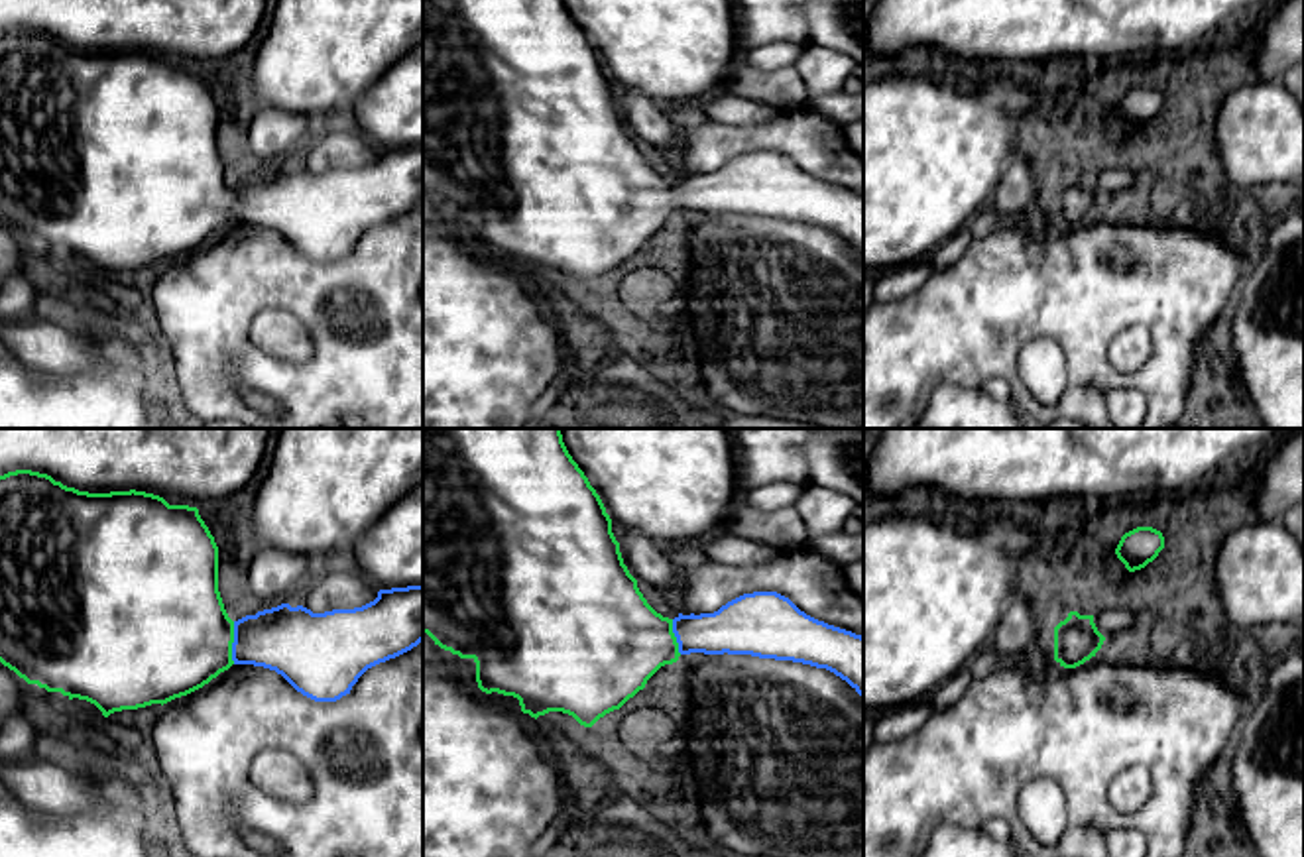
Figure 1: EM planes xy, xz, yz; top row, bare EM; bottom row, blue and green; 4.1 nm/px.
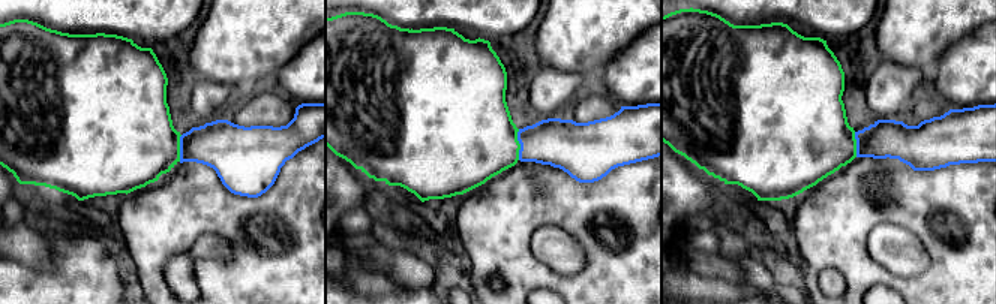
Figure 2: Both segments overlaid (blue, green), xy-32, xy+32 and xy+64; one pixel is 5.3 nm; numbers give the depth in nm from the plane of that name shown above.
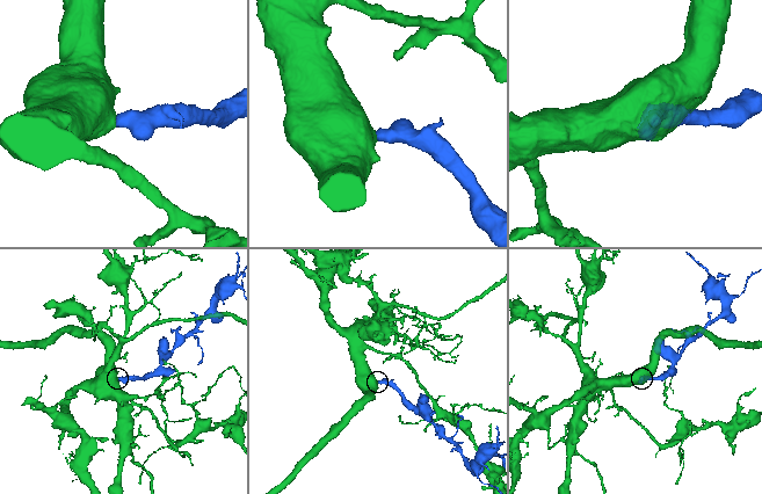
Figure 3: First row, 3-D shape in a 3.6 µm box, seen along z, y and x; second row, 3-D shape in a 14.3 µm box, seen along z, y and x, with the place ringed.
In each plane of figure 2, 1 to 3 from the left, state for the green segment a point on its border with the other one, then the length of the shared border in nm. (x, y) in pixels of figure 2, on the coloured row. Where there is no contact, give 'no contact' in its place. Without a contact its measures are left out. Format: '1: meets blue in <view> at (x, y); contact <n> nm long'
1: meets blue in xy-32 at (180, 149); contact 140 nm long
2: meets blue in xy+32 at (519, 143); contact 170 nm long
3: meets blue in xy+64 at (857, 144); contact 140 nm long

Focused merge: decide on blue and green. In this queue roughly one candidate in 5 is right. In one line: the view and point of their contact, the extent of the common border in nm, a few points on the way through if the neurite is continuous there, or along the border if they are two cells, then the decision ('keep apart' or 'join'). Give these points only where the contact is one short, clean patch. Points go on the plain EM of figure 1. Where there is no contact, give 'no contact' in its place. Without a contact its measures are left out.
contact xy (233, 203); length 180 nm; way xy (294, 201), (233, 203), (174, 195); join

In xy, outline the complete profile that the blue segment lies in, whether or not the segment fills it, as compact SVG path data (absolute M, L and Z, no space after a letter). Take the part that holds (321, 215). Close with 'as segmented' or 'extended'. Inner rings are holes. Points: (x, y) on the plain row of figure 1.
M16 29L0 35L0 222L28 244L47 252L61 252L69 259L79 257L94 263L104 277L122 269L138 269L151 263L167 263L187 256L232 224L254 224L275 230L297 252L315 261L336 261L350 254L358 238L372 226L395 218L423 200L423 145L380 149L378 157L362 167L313 173L311 169L281 163L232 181L218 151L218 106L197 67L169 65L163 57L146 51L89 53L67 47L47 33Z | extended

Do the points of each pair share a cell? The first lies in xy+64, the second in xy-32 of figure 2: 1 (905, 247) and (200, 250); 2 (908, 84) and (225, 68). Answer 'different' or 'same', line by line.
1: same
2: different

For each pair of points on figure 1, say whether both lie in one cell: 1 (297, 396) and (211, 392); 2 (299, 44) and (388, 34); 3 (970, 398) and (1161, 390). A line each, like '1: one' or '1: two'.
1: one
2: one
3: two

